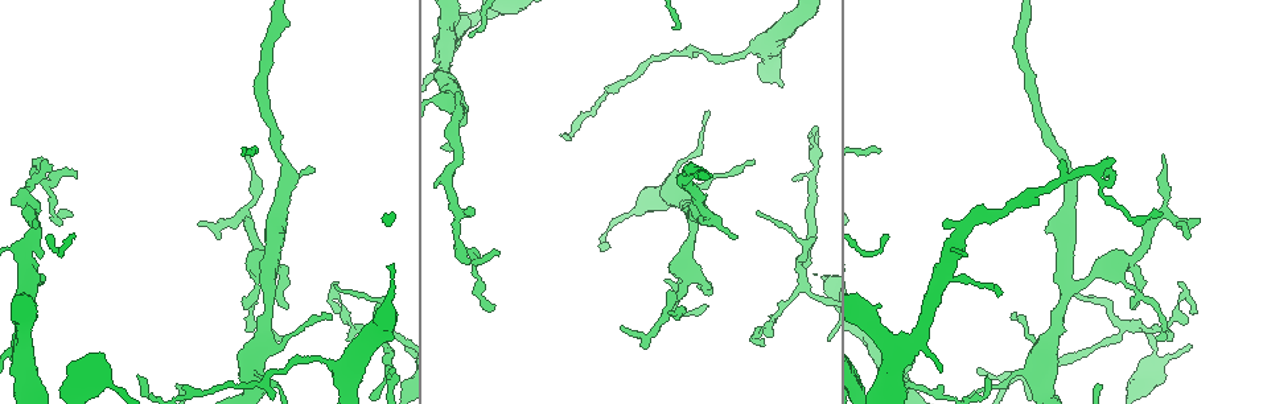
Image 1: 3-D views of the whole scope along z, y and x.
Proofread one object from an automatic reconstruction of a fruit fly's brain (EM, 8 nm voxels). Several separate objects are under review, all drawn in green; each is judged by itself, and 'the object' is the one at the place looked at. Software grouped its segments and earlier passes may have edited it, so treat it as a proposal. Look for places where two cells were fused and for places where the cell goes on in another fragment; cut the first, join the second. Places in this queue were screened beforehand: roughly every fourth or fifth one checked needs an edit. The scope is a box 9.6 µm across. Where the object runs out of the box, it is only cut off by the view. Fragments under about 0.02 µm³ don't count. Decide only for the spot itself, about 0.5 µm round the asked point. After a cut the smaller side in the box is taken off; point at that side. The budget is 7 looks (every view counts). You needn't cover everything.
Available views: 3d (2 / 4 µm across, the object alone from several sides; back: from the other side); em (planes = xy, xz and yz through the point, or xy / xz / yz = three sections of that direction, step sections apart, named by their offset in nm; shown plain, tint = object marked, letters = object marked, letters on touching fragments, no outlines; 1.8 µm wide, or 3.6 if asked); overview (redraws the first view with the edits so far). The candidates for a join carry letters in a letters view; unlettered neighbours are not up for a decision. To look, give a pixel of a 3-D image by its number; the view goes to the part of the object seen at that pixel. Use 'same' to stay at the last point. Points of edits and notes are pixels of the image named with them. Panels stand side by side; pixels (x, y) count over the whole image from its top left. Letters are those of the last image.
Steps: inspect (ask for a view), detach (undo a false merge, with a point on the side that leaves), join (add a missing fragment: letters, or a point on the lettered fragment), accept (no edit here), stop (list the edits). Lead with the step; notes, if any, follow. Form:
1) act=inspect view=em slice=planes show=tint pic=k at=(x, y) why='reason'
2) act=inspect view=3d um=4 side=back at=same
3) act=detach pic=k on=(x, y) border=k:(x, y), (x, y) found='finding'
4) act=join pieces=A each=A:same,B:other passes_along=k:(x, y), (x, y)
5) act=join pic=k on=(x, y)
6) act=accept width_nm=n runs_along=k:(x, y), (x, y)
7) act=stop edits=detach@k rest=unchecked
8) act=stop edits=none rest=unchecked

act=inspect view=3d um=4 pic=1 at=(1122, 325) why='branch point'

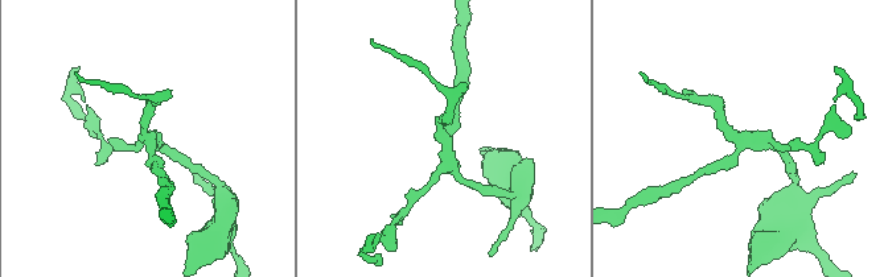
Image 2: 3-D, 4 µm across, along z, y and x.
act=inspect view=em slice=planes show=letters pic=2 at=(747, 141) why='now the EM'

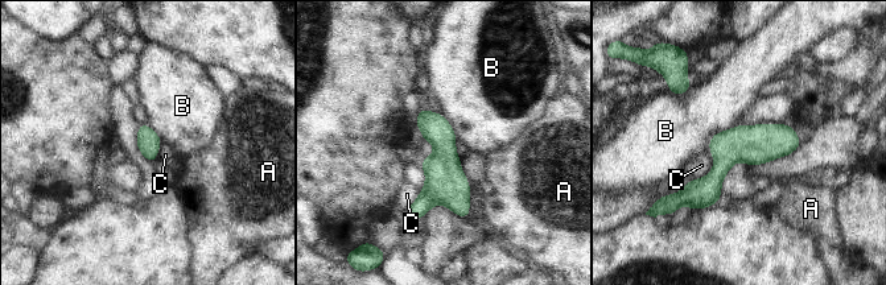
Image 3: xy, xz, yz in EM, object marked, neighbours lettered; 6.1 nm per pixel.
act=accept each=A:other,B:other,C:other runs_along=3:(792, 131), (744, 144), (679, 198) found='continuous, no second cell'

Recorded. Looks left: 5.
act=inspect view=em slice=xz step=16 show=letters pic=1 at=(178, 385) why='thin end'

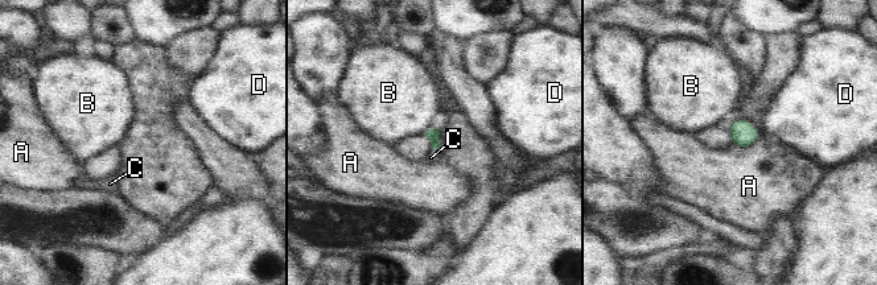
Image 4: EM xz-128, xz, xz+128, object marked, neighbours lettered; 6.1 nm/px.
act=inspect view=em slice=planes show=letters at=same

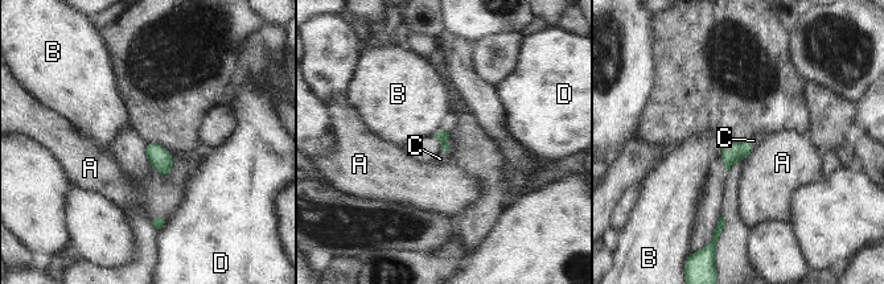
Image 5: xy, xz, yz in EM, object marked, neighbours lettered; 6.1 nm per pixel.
act=join pieces=C longest_contact=A:160nm each=A:other,B:other,C:same,D:other passes_along=5:(442, 135), (445, 155), (440, 159) found='the cell continues'

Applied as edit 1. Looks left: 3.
act=inspect view=em um=3.6 slice=xy step=16 show=plain pic=1 at=(469, 263) why='branch stops here'

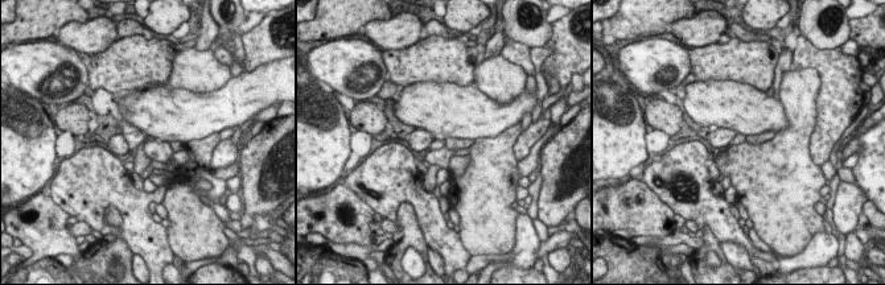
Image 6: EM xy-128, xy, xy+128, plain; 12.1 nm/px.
act=inspect view=em um=3.6 slice=xy step=16 show=letters at=same why='see the neighbours'

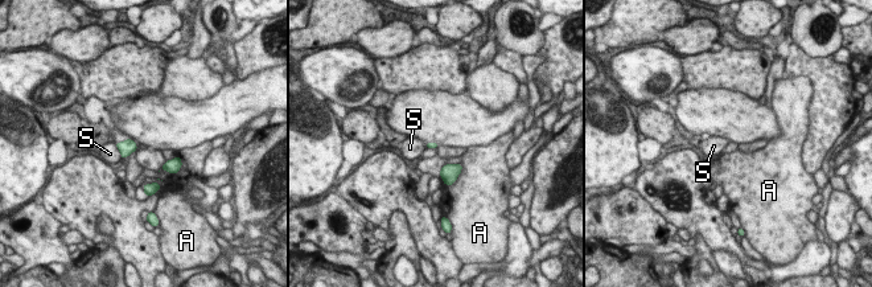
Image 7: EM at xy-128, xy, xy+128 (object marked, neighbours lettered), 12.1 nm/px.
act=accept each=A:other,S:other border=7:(114, 143), (122, 158) found='no lettered fragment goes on from it'

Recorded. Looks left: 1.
act=stop edits=join@5 rest=unchecked

